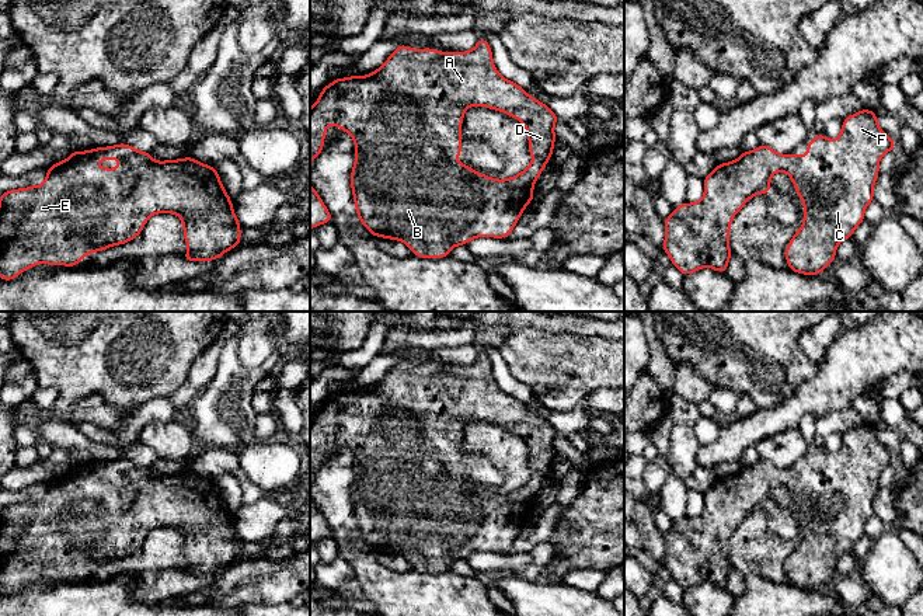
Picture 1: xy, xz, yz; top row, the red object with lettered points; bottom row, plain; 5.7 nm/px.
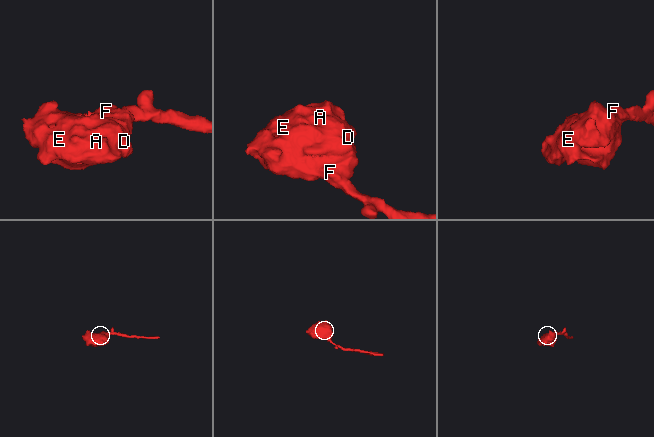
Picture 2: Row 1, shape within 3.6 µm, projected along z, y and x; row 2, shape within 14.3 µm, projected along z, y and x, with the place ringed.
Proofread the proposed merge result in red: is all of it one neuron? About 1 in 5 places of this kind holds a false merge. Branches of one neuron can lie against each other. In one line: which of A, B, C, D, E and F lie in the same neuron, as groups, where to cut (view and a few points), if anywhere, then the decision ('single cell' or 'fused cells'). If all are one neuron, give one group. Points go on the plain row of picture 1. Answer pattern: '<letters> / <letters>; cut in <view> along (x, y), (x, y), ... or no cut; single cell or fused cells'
A B C D E F; no cut; single cell

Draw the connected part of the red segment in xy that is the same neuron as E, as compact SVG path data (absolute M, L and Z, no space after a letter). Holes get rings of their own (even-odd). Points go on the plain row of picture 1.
M123 456L116 460L97 462L87 466L73 464L66 474L55 477L52 481L46 484L46 494L41 500L18 502L3 507L0 509L0 594L11 595L17 592L20 587L27 585L28 582L36 578L77 581L77 577L83 574L87 568L104 565L108 561L125 558L133 554L136 550L142 547L150 530L164 526L177 529L182 533L184 554L189 563L189 565L181 571L182 574L194 577L209 574L216 575L226 565L240 560L241 539L234 529L231 514L229 512L226 504L220 497L220 491L217 488L216 481L205 480L189 470L180 474L156 476L151 473L150 467L135 464L132 460L125 459ZM107 473L119 474L121 480L118 483L100 483L97 480L97 476Z

